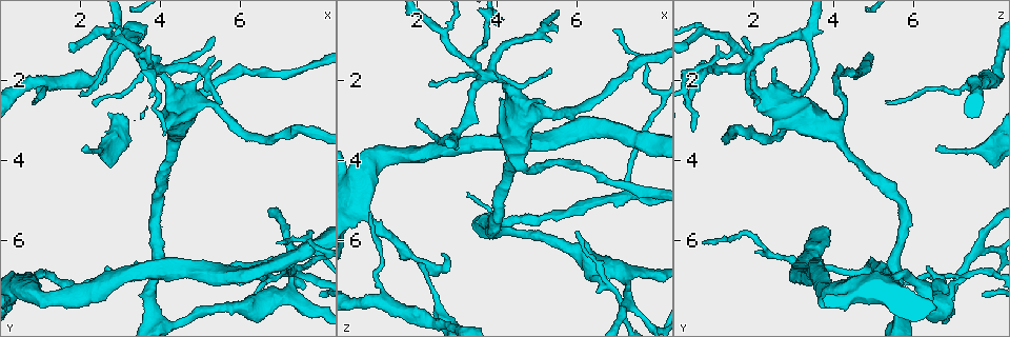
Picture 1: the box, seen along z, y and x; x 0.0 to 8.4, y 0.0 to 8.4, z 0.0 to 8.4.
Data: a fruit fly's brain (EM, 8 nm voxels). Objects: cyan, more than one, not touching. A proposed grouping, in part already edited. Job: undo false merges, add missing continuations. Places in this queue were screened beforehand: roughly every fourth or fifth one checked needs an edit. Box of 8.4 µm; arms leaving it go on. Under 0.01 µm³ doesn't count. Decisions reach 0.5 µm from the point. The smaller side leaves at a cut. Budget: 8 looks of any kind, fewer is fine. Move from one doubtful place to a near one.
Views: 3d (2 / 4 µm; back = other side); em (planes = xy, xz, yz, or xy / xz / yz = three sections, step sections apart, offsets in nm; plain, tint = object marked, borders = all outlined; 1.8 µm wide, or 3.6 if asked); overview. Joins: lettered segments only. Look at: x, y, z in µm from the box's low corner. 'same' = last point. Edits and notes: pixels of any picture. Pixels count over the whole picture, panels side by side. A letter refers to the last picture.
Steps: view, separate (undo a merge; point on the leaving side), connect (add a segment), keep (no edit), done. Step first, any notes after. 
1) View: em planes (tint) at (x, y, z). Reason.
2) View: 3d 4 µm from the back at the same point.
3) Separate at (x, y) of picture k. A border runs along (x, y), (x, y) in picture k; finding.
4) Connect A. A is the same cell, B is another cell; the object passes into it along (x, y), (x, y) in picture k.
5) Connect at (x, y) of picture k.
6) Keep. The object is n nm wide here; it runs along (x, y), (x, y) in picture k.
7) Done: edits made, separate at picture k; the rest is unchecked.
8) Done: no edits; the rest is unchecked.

View: 3d 2 µm at (2.55, 7.10, 6.70). Sharp bend.

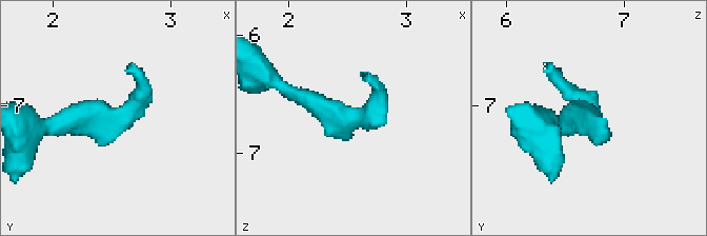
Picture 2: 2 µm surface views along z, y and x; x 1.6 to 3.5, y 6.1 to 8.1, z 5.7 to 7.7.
View: em yz step 16 (plain) at (2.56, 7.10, 6.68). Need the tissue.

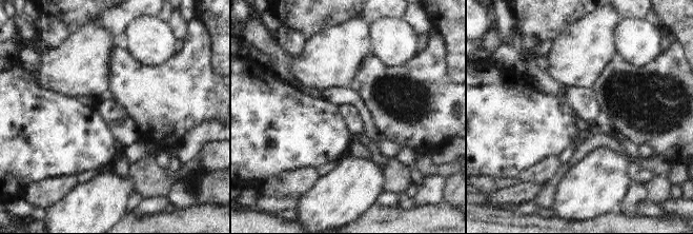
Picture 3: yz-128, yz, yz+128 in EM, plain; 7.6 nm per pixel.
View: em yz step 16 (borders) at the same point. What lies round it.

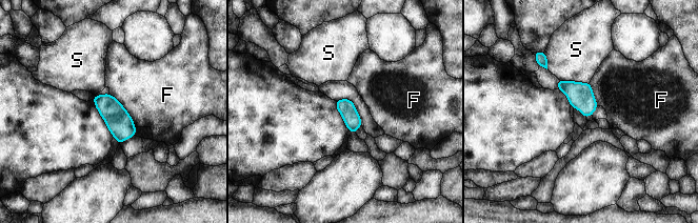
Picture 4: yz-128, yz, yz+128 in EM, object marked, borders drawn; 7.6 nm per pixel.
Keep. F and S are other cells; a border runs along (110, 93), (126, 110), (136, 127) in picture 4; all the same neuron.

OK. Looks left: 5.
View: 3d 2 µm at (0.75, 2.55, 5.30). Free end.

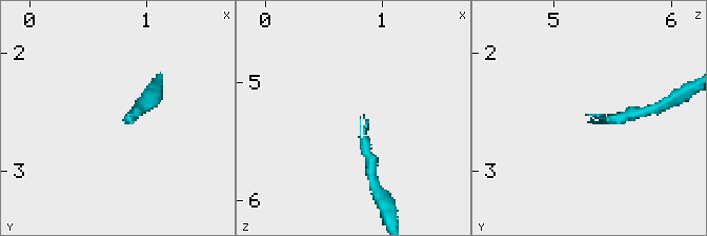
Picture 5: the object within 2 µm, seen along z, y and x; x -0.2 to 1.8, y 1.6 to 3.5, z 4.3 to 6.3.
View: em planes (borders) at (0.78, 2.58, 5.32). Shape alone is not enough.

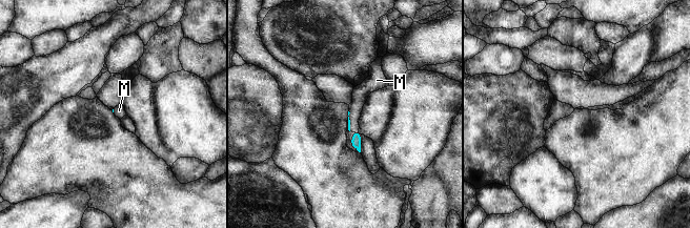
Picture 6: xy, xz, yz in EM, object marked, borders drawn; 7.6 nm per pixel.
Connect M. M is the same cell; the neuron continues.

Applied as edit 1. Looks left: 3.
View: em planes (borders) at (2.60, 0.80, 0.80). Branch point.

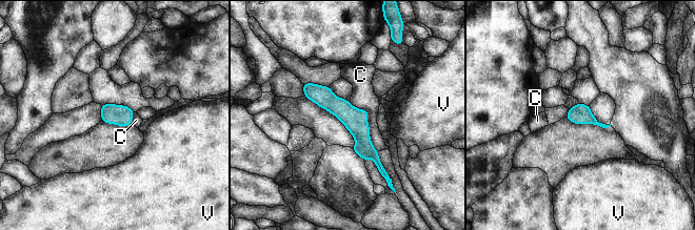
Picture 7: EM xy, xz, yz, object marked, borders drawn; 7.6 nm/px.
Keep. The object is 160 nm wide here; C and V are other cells; it runs along (306, 85), (360, 130), (381, 170) in picture 7; continuous, no second neuron.

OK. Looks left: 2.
Done: edits made, connect at picture 6; the rest is unchecked.

